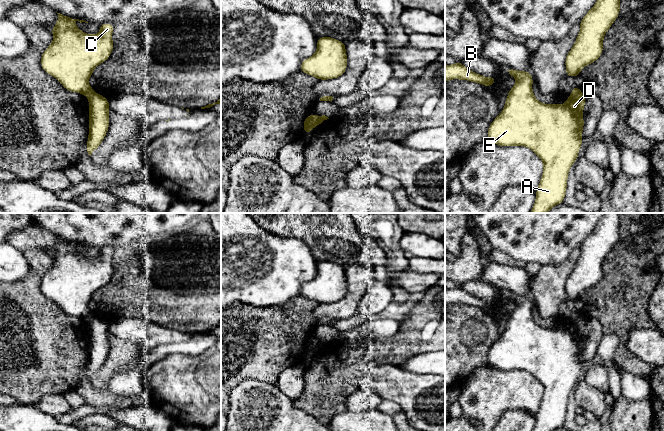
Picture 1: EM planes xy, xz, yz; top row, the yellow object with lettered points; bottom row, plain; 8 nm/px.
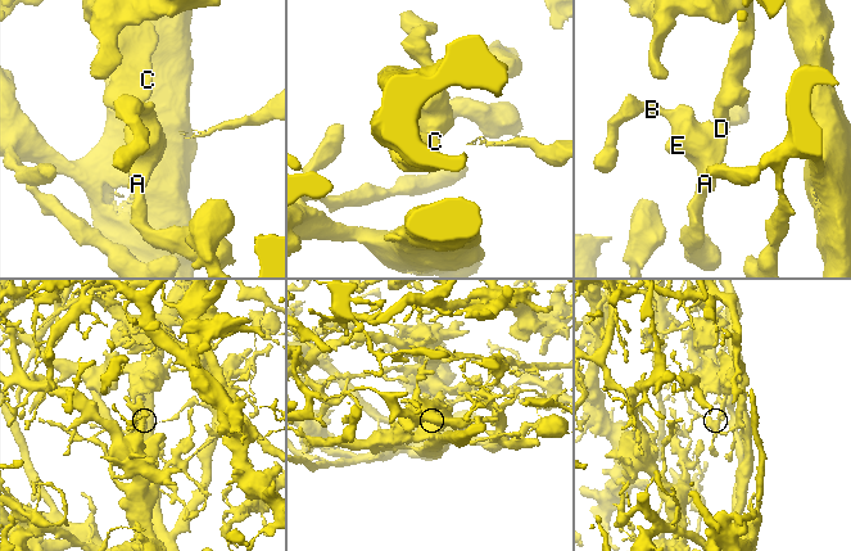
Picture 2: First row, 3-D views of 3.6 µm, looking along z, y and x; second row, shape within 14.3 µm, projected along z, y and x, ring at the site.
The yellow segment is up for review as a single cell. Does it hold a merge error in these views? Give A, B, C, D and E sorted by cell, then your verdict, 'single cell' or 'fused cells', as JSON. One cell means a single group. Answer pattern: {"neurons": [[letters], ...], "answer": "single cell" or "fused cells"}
{"neurons": [["A", "B", "D", "E"], ["C"]], "answer": "fused cells"}

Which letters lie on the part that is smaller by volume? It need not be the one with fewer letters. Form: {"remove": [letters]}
{"remove": ["A", "B", "D", "E"]}

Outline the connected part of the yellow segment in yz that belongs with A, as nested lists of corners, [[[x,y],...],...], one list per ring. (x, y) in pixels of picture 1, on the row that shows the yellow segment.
[[[513,69],[508,72],[516,79],[516,84],[509,90],[503,110],[490,124],[487,139],[502,147],[528,147],[542,160],[543,173],[530,213],[548,213],[554,206],[563,203],[569,169],[576,162],[582,146],[586,95],[570,95],[562,105],[544,104],[534,96],[530,72]]]

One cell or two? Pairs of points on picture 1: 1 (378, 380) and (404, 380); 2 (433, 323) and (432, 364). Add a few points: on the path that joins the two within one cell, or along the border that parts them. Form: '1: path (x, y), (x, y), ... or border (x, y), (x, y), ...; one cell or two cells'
1: path (384, 380), (398, 380); one cell
2: border (434, 350), (428, 353), (419, 353), (409, 358); two cells

